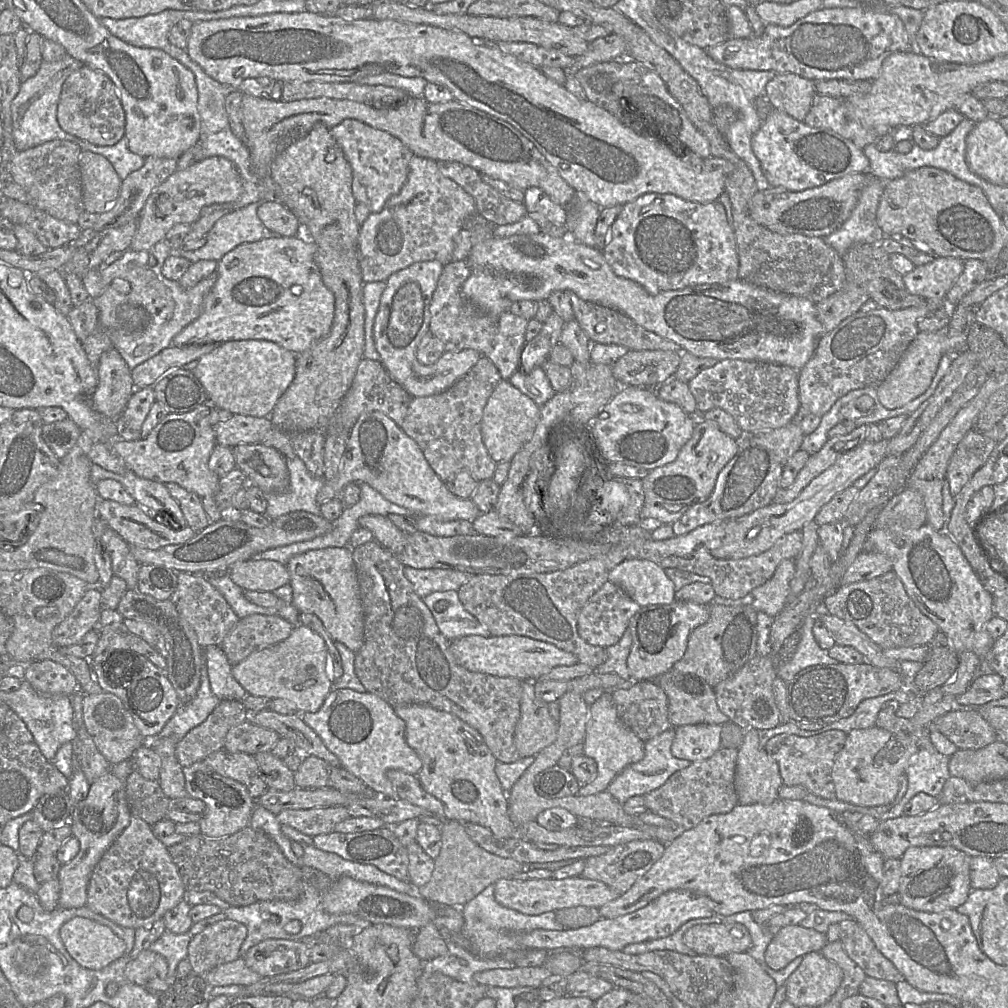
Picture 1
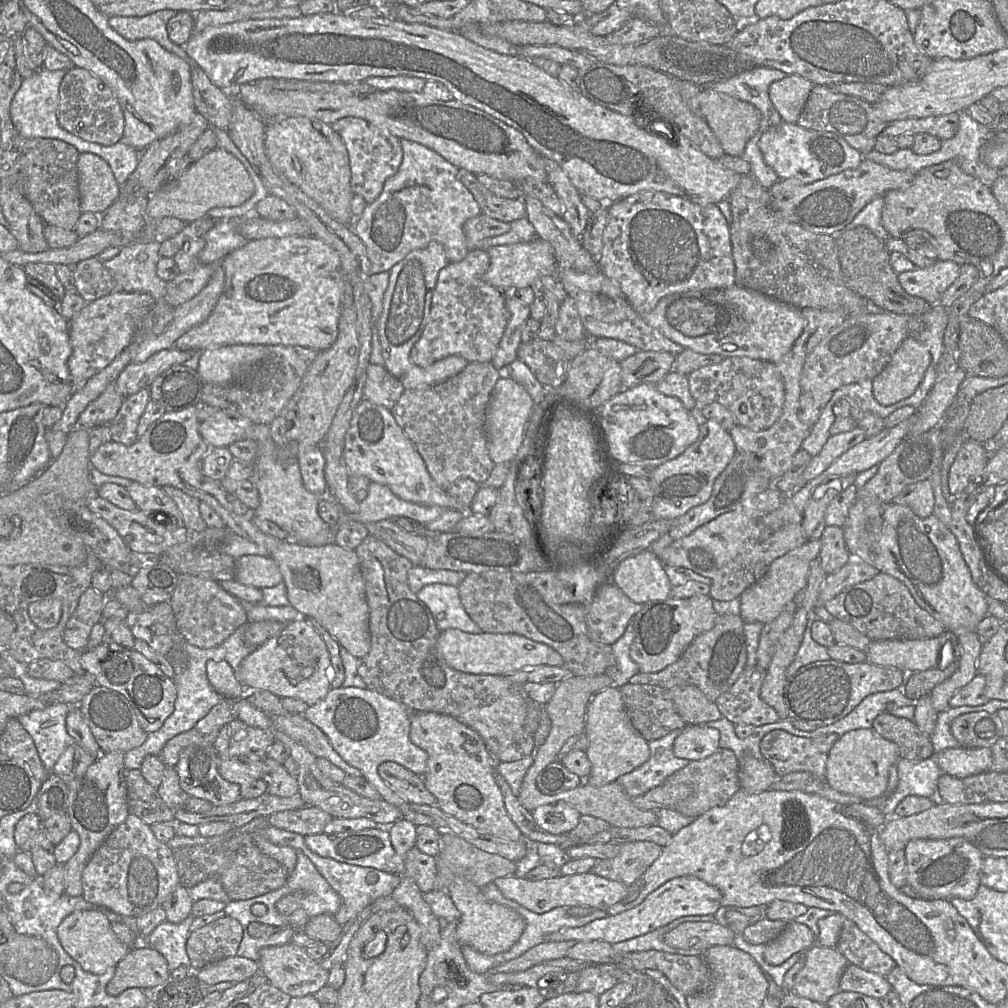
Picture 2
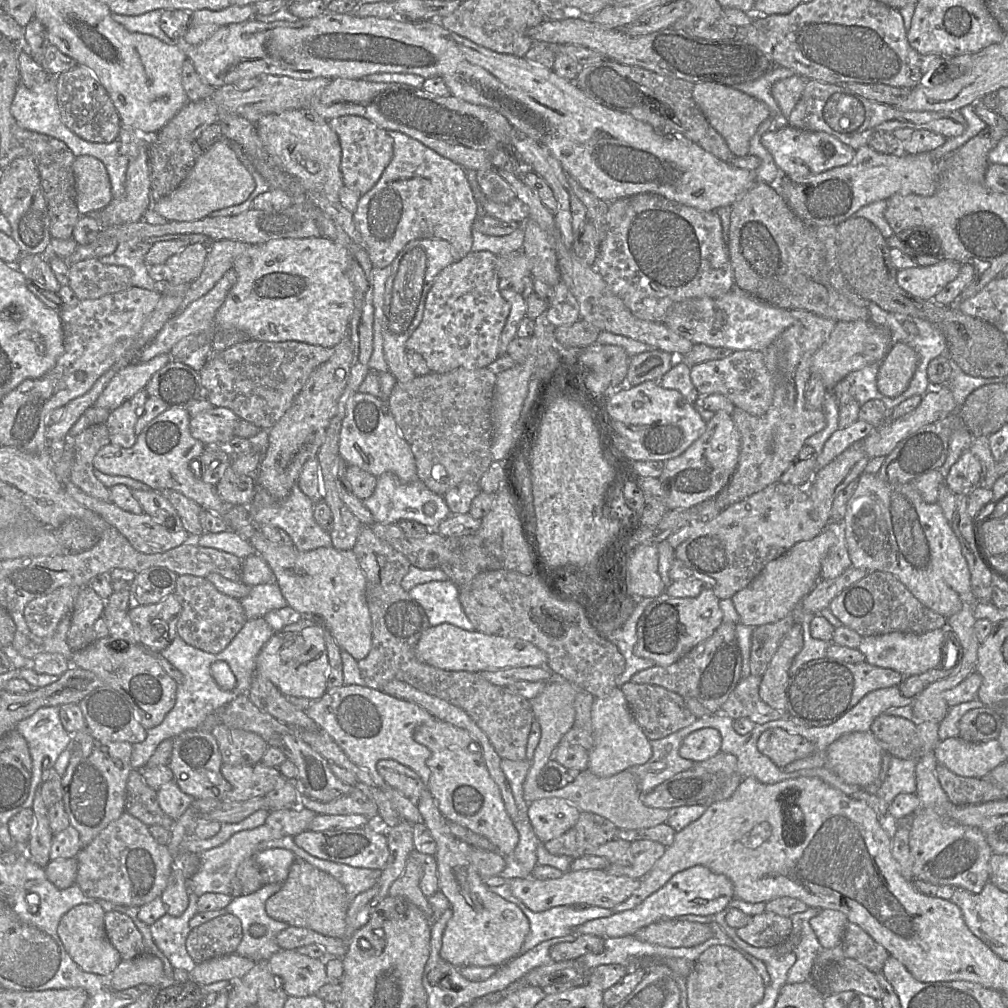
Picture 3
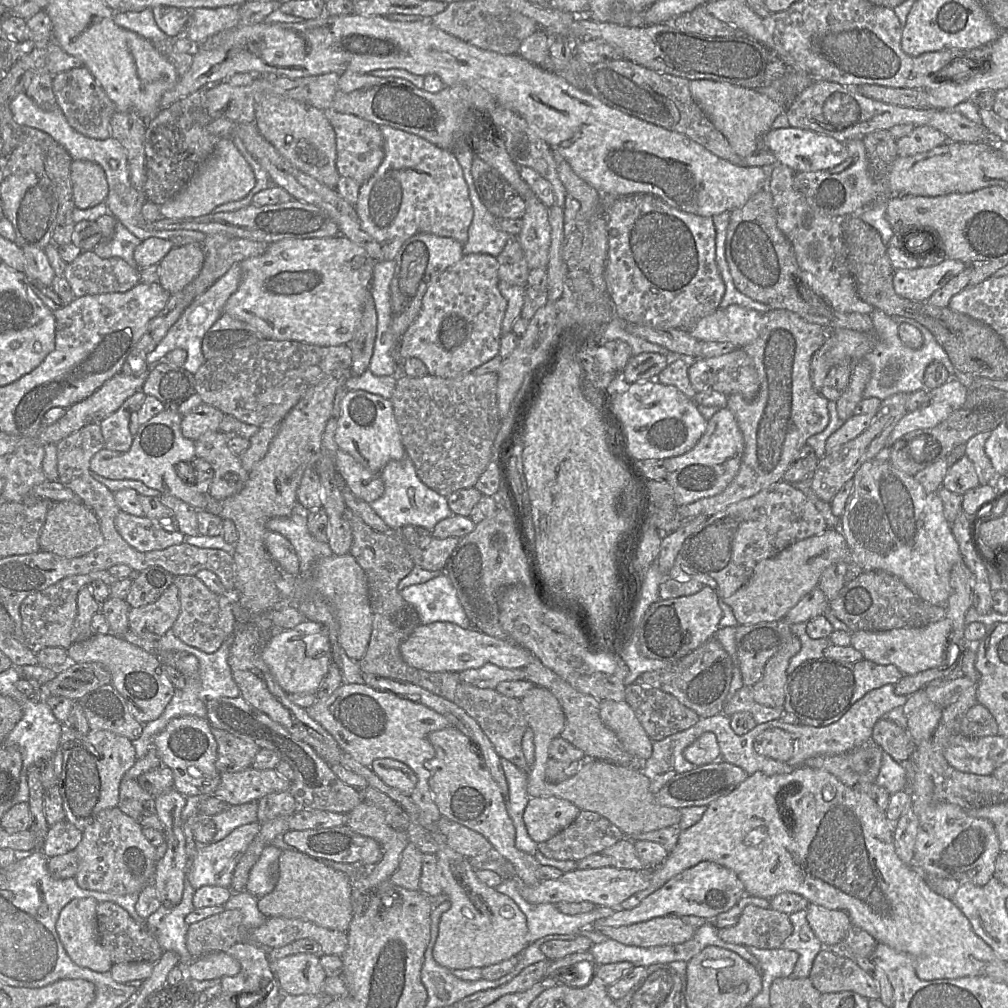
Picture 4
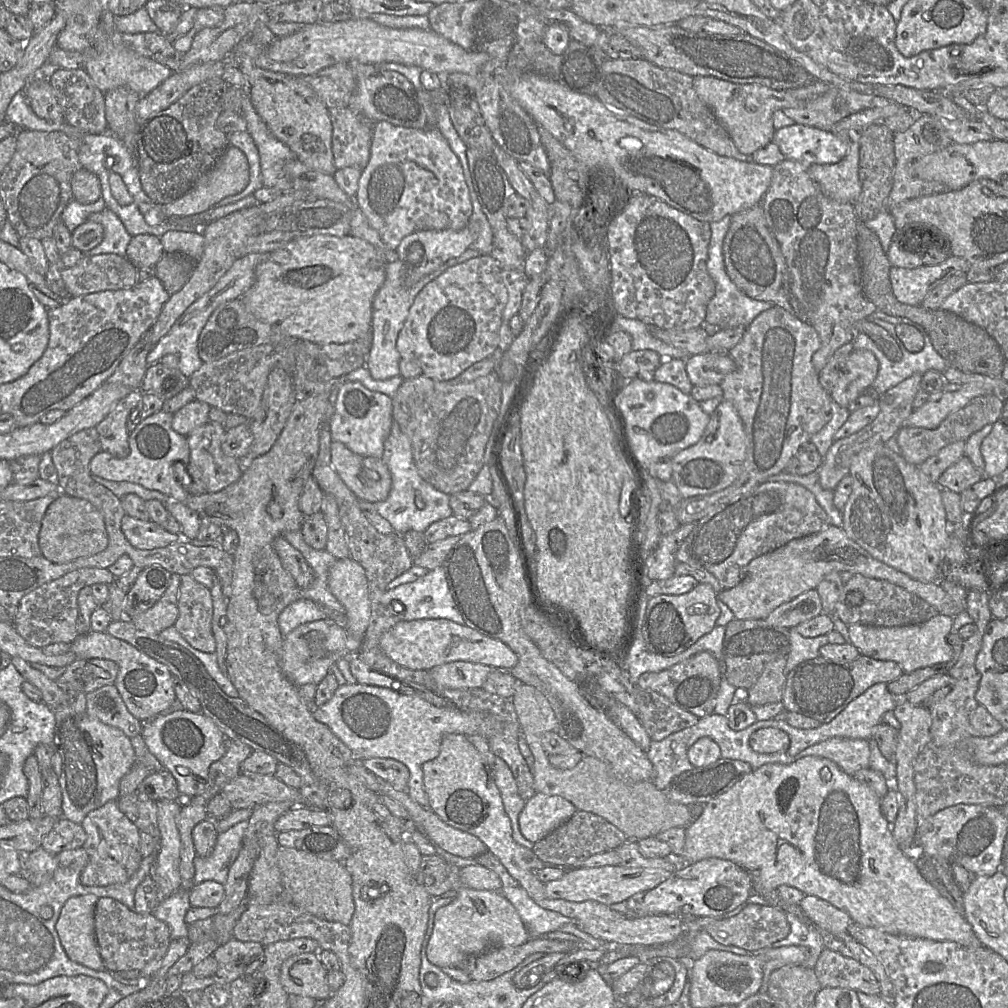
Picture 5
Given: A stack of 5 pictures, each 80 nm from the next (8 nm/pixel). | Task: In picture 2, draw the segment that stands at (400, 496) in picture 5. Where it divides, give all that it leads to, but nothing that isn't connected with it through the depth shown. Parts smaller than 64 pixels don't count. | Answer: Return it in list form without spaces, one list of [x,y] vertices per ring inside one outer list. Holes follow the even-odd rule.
[[[371,482],[367,497],[360,502],[359,511],[351,513],[350,518],[365,524],[408,517],[426,525],[437,519],[445,510],[448,509],[438,505],[423,505],[405,501],[396,496],[388,486]]]

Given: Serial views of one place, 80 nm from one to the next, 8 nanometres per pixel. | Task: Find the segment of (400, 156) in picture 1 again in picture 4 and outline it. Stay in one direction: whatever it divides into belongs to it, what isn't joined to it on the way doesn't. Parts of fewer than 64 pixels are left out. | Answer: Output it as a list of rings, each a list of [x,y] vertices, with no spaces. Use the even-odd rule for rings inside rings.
[[[329,112],[329,120],[336,134],[338,173],[362,185],[374,175],[385,157],[384,139],[380,128],[352,114]]]

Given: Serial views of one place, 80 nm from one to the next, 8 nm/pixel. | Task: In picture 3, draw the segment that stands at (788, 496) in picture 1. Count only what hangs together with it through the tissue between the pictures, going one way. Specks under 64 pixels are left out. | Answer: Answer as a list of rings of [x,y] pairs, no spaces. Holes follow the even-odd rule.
[[[857,420],[852,425],[835,431],[825,442],[817,457],[816,471],[823,468],[855,443],[867,437],[874,427],[866,421]]]

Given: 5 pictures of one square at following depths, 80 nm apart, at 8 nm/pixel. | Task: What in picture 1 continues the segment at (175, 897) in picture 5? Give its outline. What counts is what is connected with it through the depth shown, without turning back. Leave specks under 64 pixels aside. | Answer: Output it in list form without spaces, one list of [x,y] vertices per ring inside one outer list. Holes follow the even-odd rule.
[[[166,929],[161,937],[149,947],[150,950],[162,955],[166,959],[170,981],[176,979],[175,973],[179,962],[188,957],[190,940],[191,935],[189,931],[183,934],[174,934]]]

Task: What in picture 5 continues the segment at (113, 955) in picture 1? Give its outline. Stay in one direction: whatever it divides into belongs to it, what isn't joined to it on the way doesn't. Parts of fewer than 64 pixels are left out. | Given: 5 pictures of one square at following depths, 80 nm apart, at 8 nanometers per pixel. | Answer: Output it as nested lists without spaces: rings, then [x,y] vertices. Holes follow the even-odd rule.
[[[85,894],[70,897],[63,905],[56,930],[68,958],[93,970],[106,970],[99,954],[94,928],[98,897]]]

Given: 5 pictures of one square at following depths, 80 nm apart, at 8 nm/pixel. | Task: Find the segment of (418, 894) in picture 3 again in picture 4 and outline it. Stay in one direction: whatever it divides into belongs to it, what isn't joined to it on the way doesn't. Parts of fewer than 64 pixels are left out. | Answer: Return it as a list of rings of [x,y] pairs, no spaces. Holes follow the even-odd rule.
[[[409,841],[402,852],[399,867],[389,880],[408,890],[419,890],[421,873],[422,852]]]

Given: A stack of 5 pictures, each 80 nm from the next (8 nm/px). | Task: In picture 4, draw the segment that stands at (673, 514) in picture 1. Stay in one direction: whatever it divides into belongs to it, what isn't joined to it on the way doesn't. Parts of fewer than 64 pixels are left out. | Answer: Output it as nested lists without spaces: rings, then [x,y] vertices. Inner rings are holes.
[[[726,407],[720,408],[707,423],[706,431],[697,444],[683,455],[665,459],[665,480],[674,490],[677,506],[693,503],[699,499],[721,493],[737,475],[744,453],[744,438],[733,413]]]

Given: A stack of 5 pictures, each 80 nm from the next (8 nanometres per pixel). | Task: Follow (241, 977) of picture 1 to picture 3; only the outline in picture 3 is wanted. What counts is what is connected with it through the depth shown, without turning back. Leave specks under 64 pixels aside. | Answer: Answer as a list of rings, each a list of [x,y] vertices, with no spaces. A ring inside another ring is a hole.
[[[237,953],[213,958],[196,964],[189,973],[189,978],[198,984],[241,978],[255,965],[255,962]]]

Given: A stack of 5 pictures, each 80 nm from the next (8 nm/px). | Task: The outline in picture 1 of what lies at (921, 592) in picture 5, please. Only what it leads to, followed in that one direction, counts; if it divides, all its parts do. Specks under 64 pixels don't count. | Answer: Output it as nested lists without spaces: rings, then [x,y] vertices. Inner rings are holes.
[[[795,560],[782,561],[771,579],[750,593],[747,599],[749,604],[757,612],[776,617],[787,604],[790,583],[794,575]]]

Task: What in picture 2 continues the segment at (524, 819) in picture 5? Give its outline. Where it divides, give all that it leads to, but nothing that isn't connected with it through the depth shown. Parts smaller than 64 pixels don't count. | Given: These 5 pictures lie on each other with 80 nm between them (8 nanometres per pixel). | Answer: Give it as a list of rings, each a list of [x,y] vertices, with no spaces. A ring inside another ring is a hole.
[[[564,801],[540,805],[531,814],[537,825],[551,834],[571,831],[577,826],[581,816],[574,807]]]

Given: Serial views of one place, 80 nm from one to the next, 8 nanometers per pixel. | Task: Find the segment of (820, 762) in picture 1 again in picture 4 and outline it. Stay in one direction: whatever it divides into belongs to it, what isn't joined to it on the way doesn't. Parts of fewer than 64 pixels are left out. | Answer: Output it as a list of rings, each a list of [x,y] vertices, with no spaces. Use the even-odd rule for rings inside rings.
[[[768,728],[754,740],[753,748],[759,755],[786,763],[795,753],[795,738],[779,728]]]

